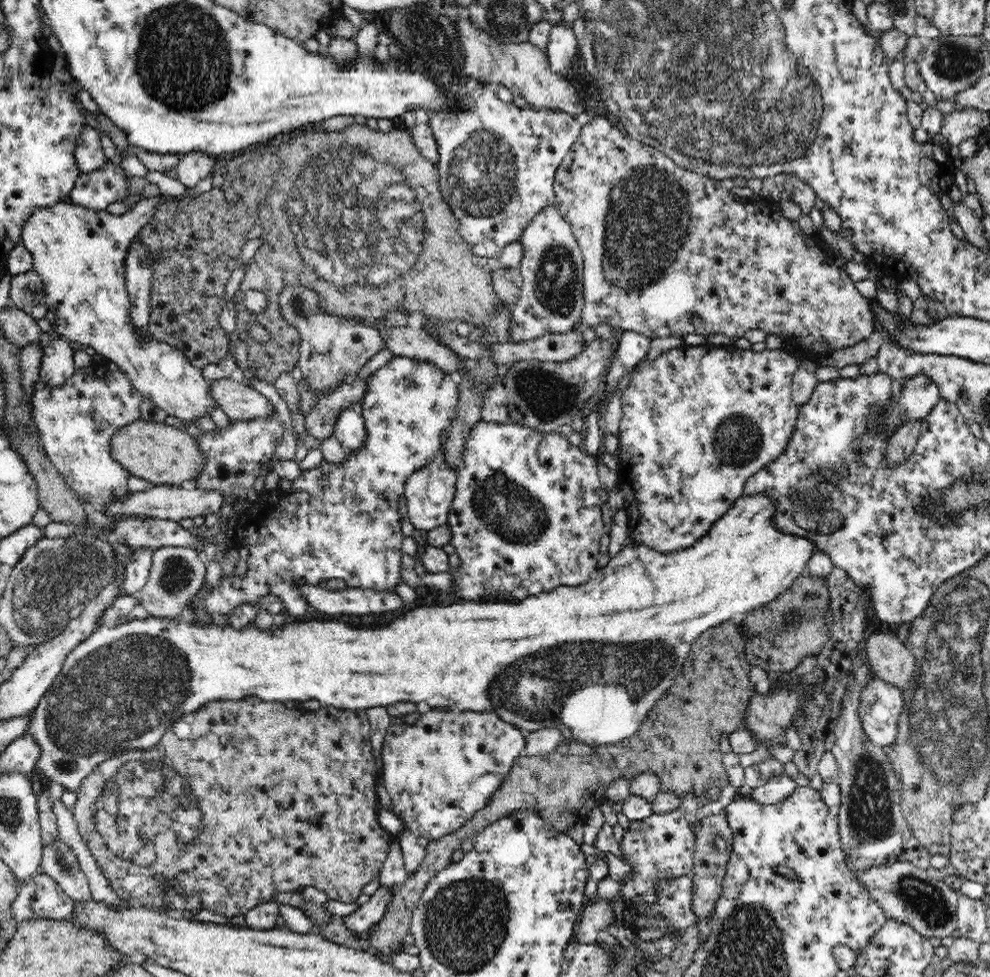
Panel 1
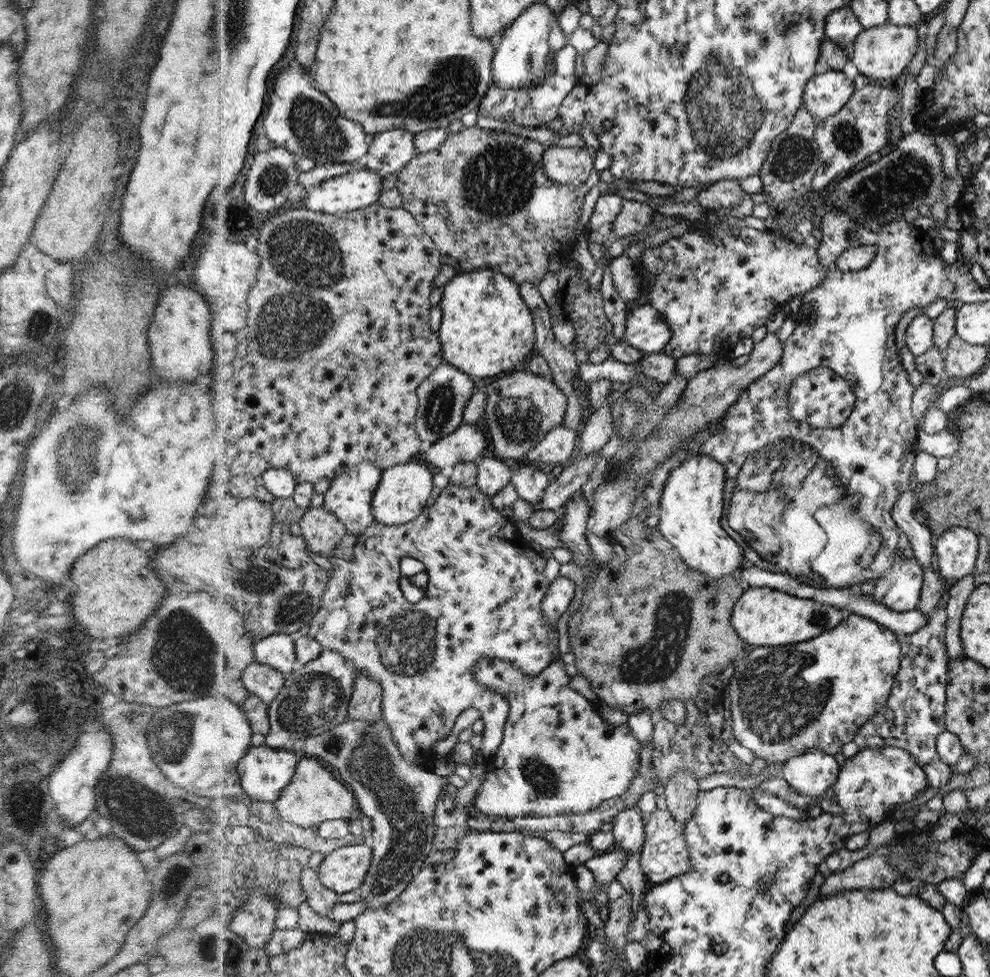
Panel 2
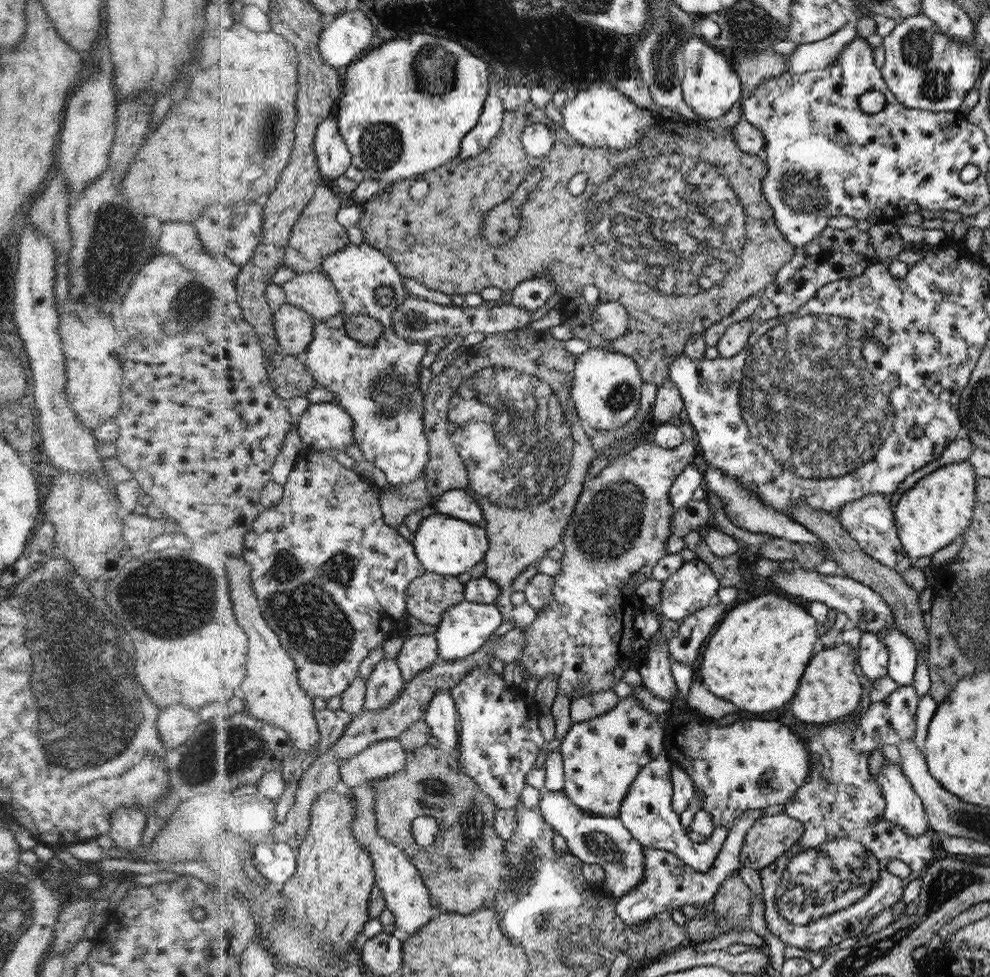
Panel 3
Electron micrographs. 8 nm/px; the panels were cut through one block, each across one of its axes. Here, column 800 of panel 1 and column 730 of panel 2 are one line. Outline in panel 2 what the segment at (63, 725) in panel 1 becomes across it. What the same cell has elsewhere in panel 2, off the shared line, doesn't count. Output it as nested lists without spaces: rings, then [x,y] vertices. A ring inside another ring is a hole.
[[[692,455],[682,466],[676,468],[671,474],[670,480],[663,488],[662,500],[658,512],[657,528],[664,537],[677,549],[680,556],[691,569],[703,572],[713,579],[730,577],[736,570],[743,570],[743,554],[738,543],[724,530],[721,523],[724,521],[724,513],[727,504],[723,500],[724,487],[726,486],[726,469],[724,465],[708,455]]]

